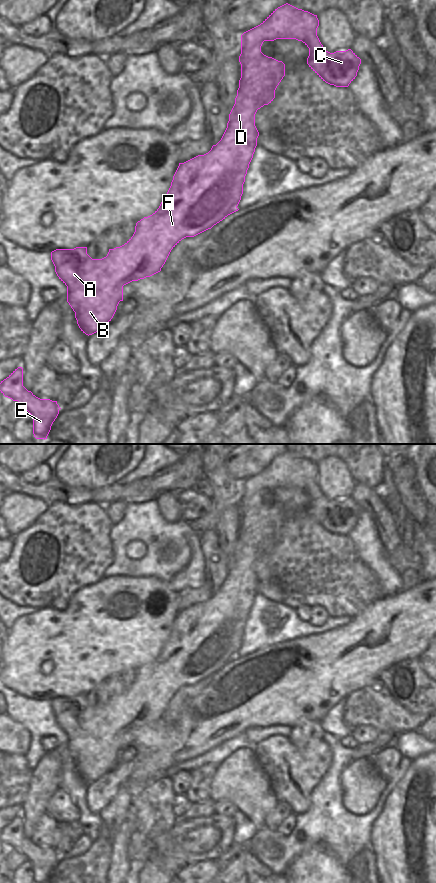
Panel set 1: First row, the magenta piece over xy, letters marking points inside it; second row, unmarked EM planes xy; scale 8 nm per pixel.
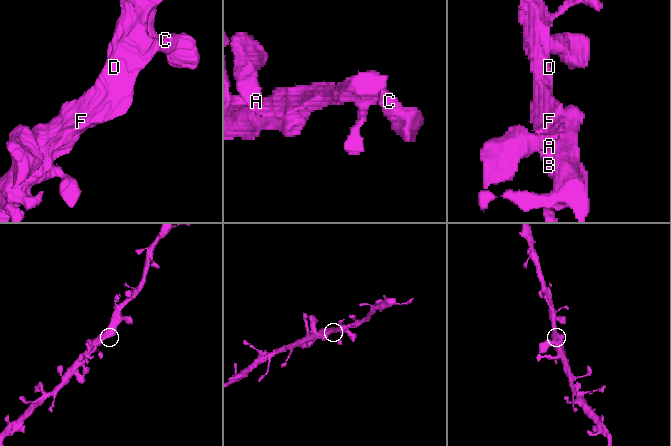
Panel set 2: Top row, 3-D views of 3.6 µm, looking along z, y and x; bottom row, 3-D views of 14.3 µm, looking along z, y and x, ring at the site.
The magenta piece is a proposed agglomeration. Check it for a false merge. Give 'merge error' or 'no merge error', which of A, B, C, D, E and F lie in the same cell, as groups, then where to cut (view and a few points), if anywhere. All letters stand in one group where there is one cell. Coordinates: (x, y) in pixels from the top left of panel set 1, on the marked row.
no merge error; A B C D E F; no cut

